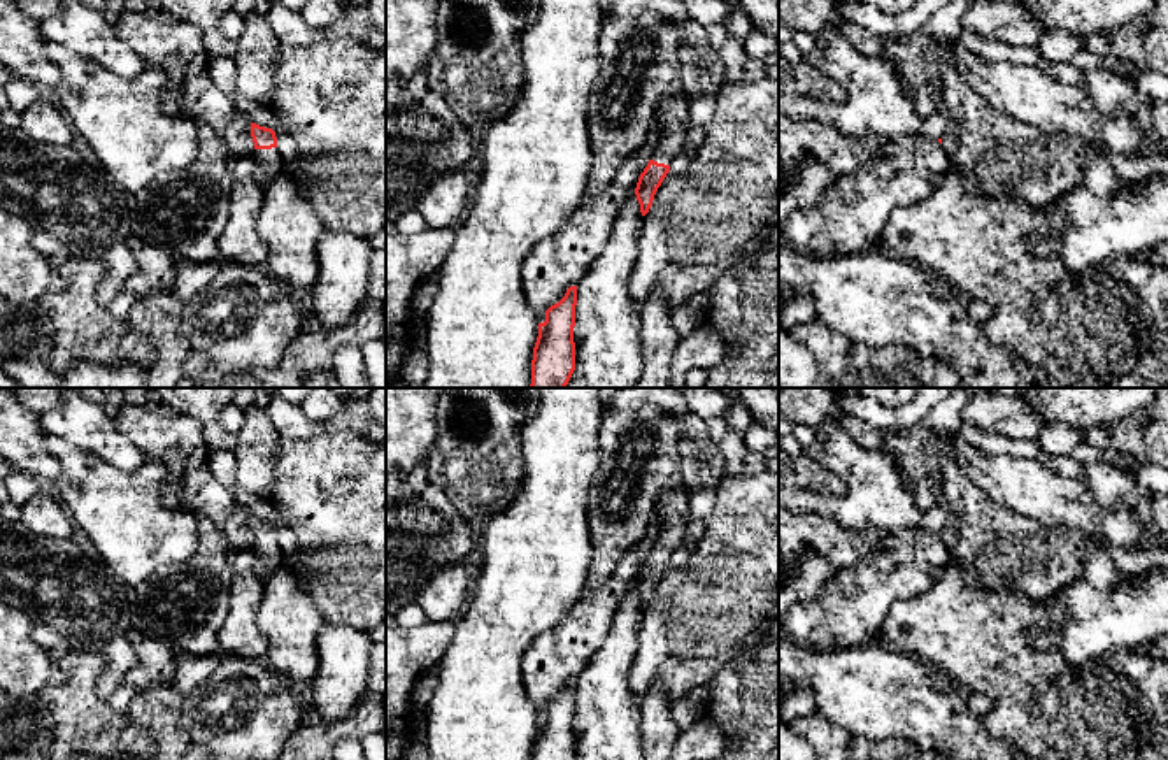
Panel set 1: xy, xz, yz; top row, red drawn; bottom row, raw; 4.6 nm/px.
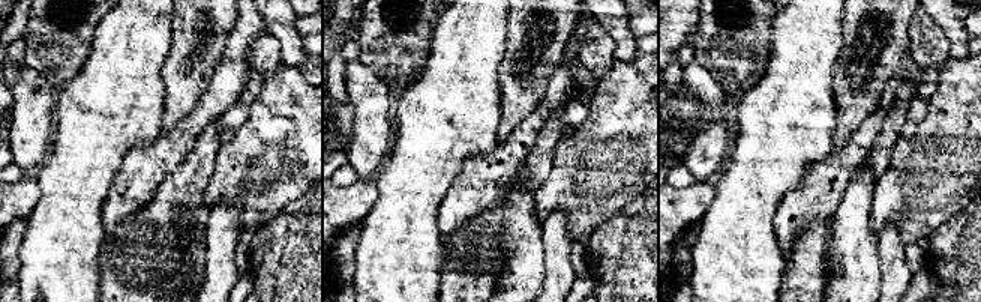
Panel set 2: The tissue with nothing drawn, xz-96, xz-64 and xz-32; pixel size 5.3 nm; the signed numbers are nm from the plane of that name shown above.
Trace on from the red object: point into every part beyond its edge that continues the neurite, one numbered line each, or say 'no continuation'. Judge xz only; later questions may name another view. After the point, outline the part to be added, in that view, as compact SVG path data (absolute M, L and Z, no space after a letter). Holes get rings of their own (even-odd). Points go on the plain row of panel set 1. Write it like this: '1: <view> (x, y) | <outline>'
1: xz (672, 508) | M666 490L656 500L656 534L651 553L670 558L682 544L691 521L689 490Z

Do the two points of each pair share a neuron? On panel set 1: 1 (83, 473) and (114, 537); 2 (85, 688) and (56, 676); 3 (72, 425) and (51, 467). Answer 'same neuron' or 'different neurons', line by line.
1: same neuron
2: different neurons
3: different neurons

